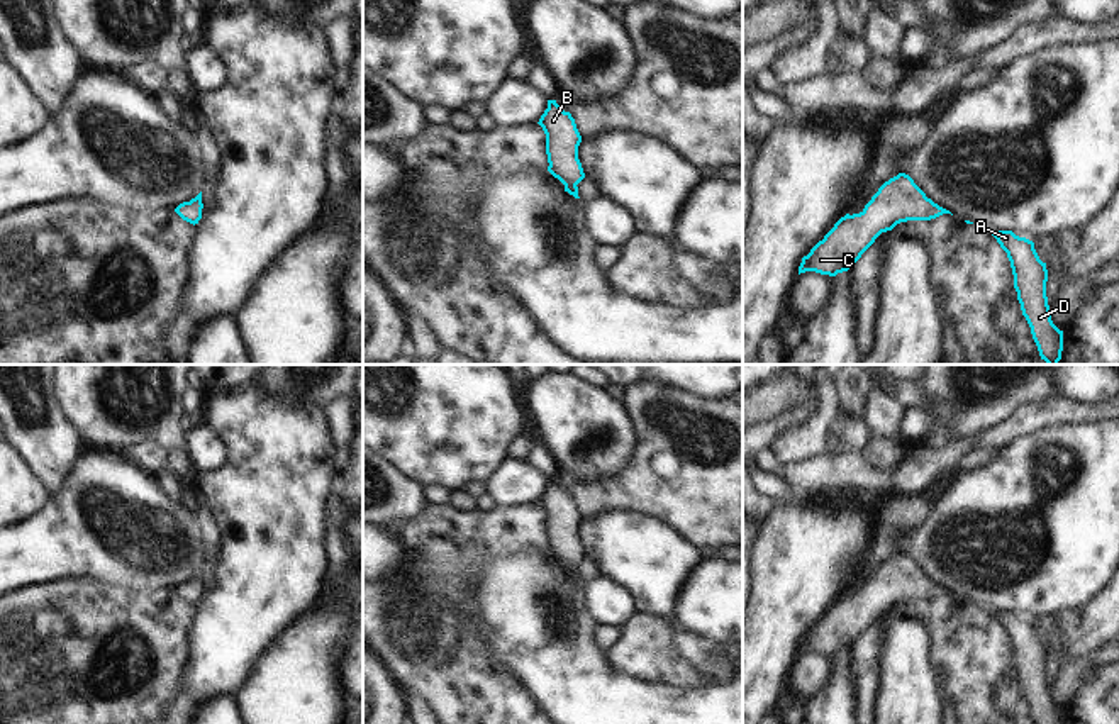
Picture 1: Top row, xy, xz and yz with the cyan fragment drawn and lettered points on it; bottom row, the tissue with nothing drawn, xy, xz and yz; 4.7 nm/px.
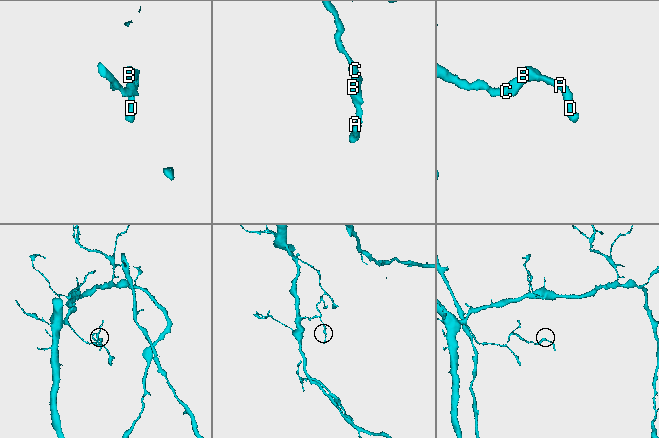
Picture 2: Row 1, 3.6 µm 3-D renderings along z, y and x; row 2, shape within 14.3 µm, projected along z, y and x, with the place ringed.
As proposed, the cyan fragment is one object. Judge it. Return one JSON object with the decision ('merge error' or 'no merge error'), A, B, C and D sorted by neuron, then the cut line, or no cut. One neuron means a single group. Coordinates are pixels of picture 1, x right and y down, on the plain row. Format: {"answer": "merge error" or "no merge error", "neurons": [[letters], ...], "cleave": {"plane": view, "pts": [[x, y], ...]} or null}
{"answer": "no merge error", "neurons": [["A", "B", "C", "D"]], "cleave": null}

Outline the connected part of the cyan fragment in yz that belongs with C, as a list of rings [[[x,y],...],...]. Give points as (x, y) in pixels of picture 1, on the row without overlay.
[[[899,553],[878,568],[860,593],[846,593],[834,604],[802,638],[799,654],[816,651],[836,656],[853,648],[882,612],[900,602],[931,600],[943,593],[951,592],[927,578],[909,554]]]

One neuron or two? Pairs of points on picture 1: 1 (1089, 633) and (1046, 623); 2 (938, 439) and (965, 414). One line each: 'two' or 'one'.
1: one
2: one

